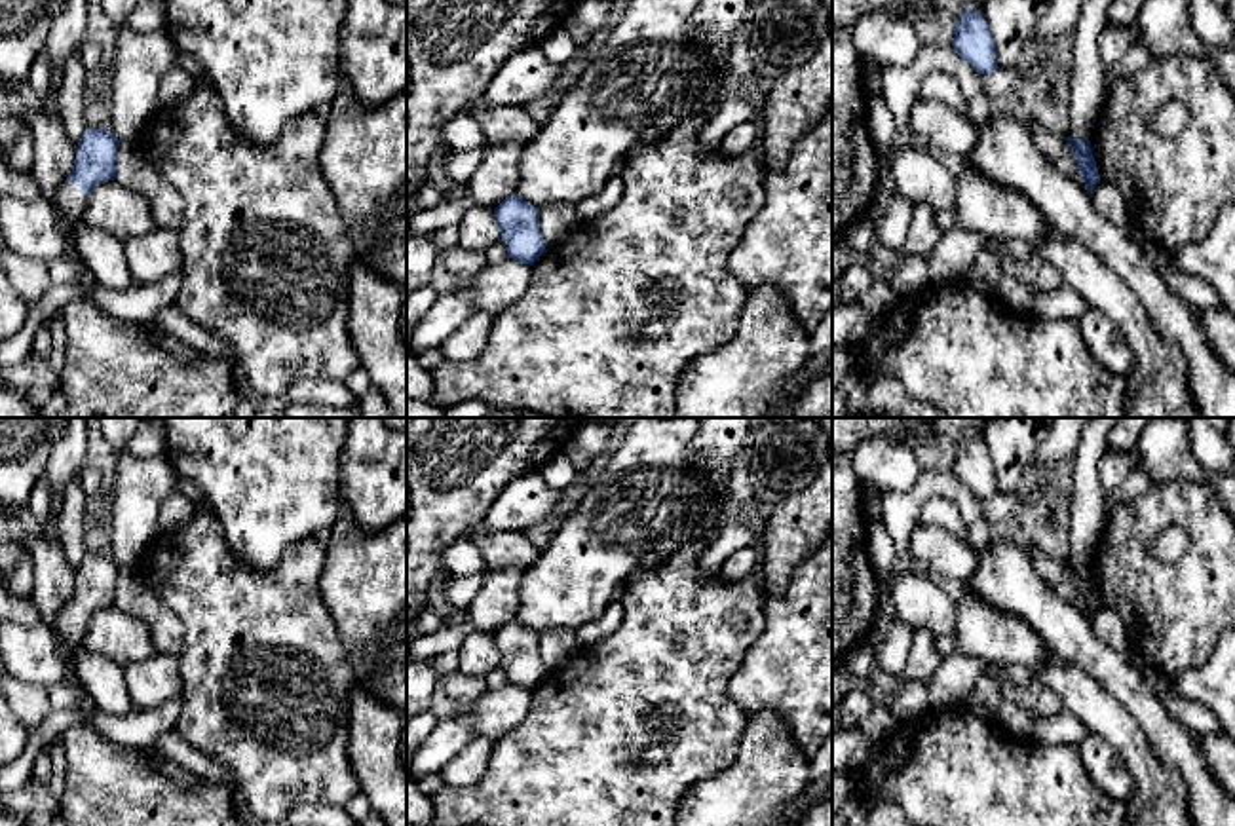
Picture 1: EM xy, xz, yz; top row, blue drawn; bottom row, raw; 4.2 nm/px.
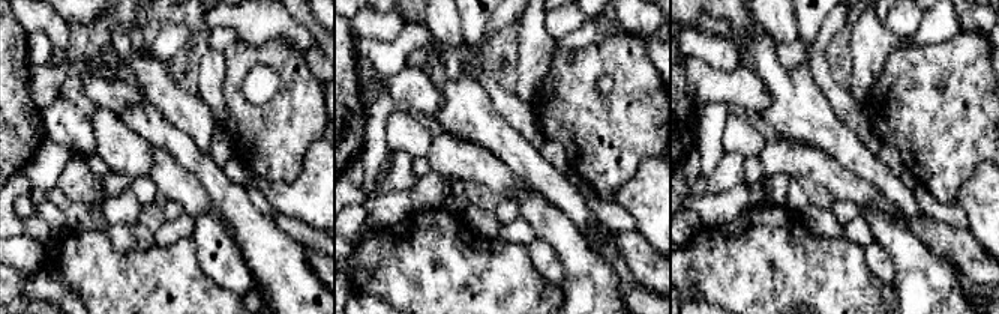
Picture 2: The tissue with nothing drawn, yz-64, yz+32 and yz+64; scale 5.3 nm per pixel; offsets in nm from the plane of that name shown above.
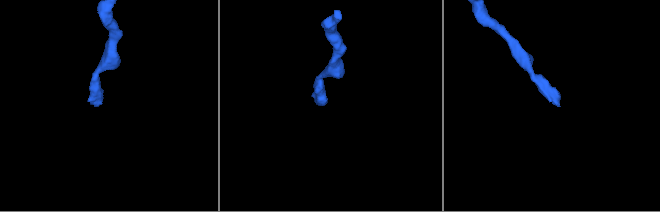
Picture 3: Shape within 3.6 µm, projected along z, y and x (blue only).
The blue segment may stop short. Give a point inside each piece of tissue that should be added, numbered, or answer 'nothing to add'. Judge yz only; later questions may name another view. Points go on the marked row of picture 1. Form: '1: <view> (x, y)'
nothing to add

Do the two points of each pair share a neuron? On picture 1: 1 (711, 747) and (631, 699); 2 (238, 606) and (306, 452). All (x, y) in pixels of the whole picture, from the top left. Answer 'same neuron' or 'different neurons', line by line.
1: same neuron
2: different neurons

